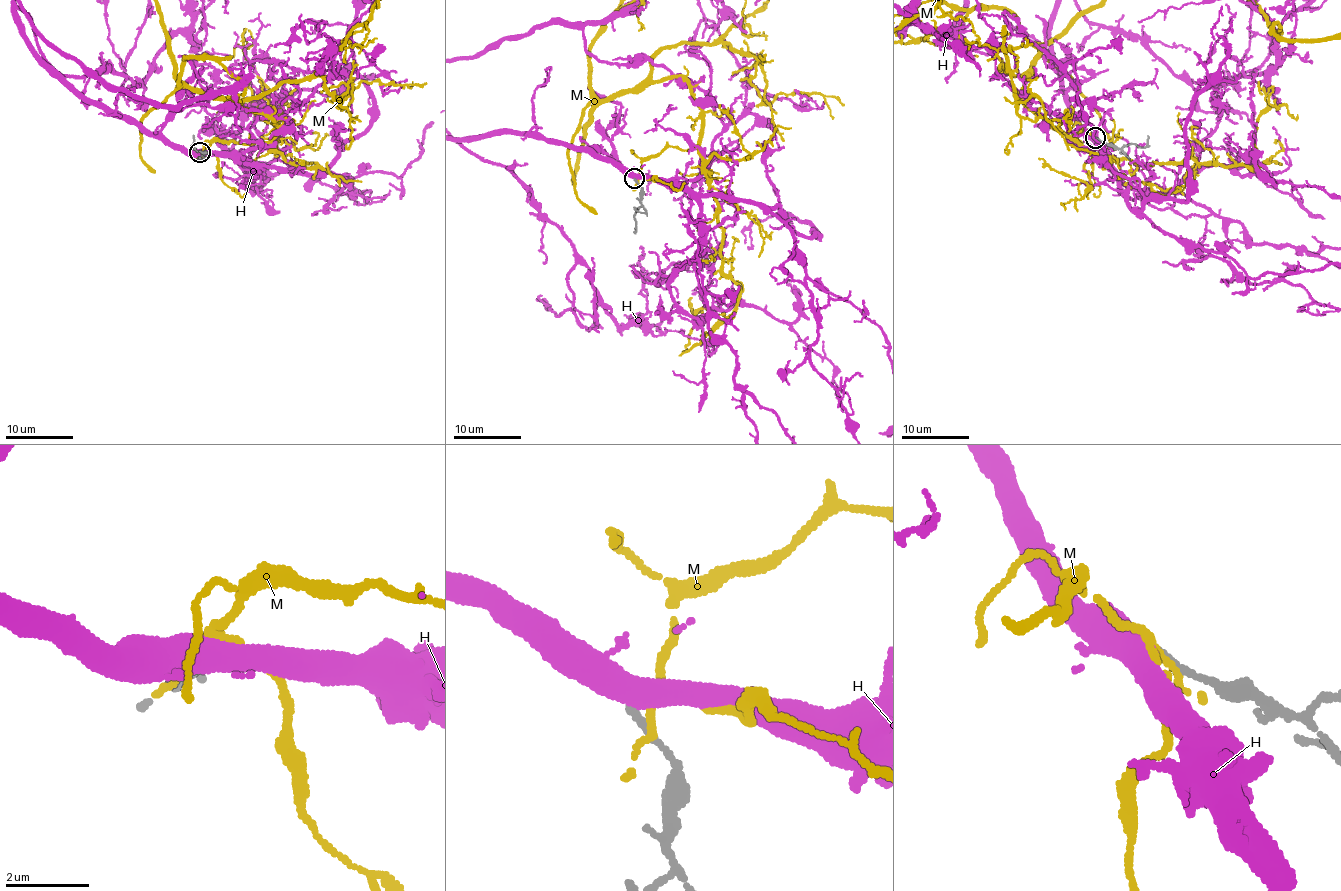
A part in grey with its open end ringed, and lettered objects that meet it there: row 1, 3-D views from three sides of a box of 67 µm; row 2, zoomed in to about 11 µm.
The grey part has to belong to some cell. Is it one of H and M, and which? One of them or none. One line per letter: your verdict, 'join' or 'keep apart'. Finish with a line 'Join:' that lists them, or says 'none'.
H: keep apart
M: keep apart
Join: none

